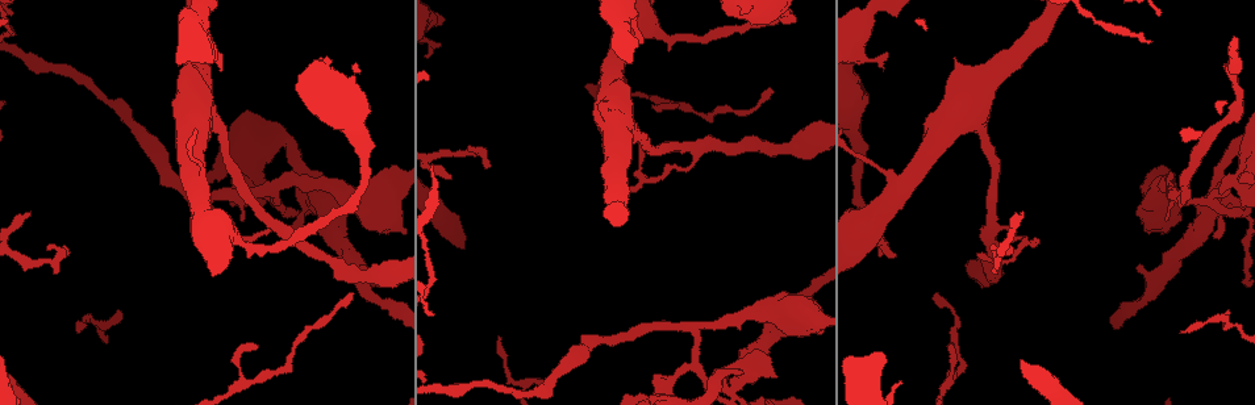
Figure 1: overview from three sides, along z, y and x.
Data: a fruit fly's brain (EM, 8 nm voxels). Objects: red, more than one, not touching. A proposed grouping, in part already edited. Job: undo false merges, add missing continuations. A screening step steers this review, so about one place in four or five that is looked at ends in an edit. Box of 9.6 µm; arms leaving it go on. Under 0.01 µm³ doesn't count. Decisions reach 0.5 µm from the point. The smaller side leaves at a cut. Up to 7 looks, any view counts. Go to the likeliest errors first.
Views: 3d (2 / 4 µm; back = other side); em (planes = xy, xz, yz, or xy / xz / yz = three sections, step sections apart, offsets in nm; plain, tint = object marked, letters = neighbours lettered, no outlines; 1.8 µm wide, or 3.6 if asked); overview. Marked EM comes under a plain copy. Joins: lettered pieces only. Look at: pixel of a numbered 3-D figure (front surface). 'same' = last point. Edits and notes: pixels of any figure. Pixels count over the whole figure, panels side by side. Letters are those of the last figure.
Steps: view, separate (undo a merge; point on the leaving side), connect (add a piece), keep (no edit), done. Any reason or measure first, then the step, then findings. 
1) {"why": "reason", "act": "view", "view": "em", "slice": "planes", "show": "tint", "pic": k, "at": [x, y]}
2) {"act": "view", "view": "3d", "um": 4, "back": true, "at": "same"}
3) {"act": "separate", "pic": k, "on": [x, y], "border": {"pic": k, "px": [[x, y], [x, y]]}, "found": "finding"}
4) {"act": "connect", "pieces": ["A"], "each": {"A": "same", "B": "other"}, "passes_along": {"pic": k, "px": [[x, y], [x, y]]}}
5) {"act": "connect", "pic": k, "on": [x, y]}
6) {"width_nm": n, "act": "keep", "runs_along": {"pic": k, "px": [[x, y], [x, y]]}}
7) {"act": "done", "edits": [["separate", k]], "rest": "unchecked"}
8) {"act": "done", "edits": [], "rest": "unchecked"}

{"why": "an open end", "act": "view", "view": "3d", "um": 2, "pic": 1, "at": [888, 54]}

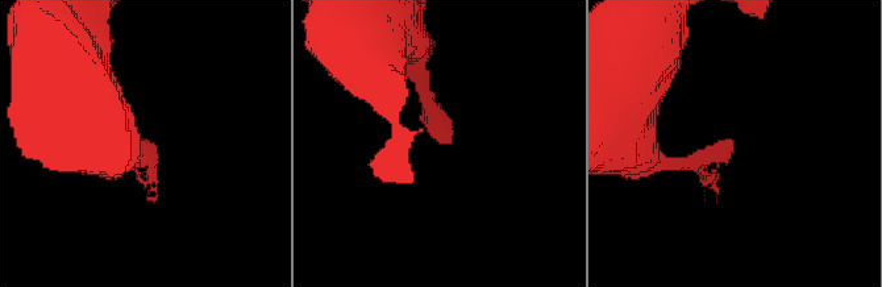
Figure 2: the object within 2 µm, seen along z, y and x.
{"why": "shape alone is not enough", "act": "view", "view": "em", "slice": "yz", "step": 4, "show": "tint", "pic": 2, "at": [733, 152]}

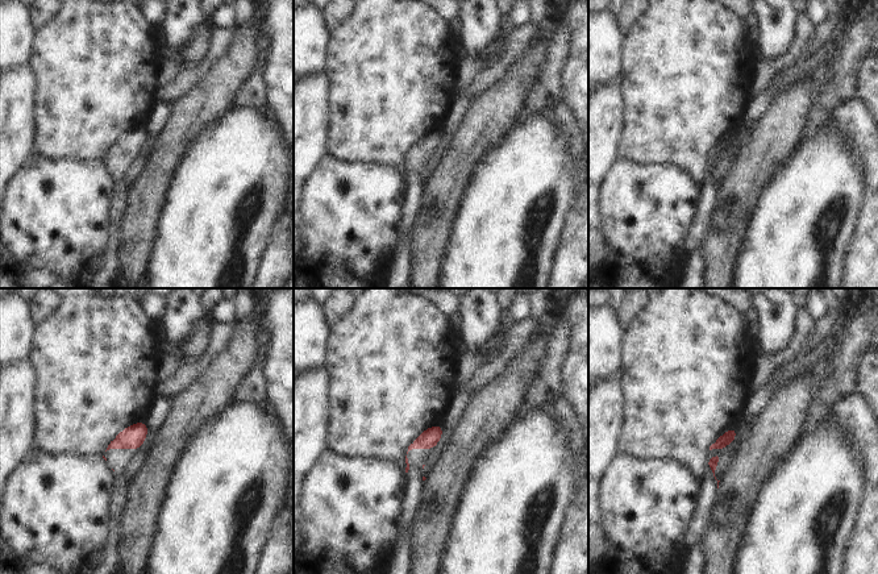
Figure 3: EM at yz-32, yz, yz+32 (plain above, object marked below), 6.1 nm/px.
{"why": "cut it another way", "act": "view", "view": "em", "slice": "planes", "show": "letters", "at": "same"}

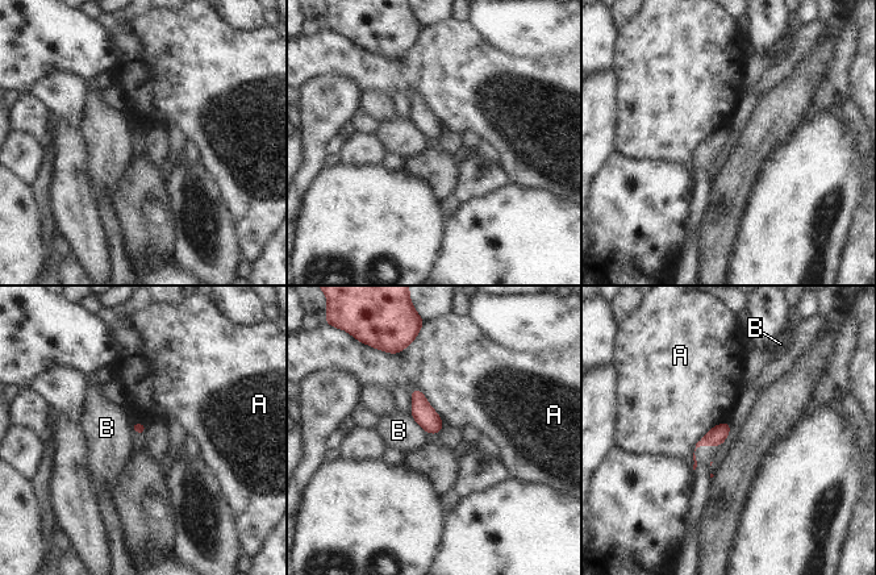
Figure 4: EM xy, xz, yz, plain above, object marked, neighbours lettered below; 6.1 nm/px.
{"act": "keep", "each": {"A": "other", "B": "other"}, "found": "none of them fits"}

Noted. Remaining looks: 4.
{"act": "view", "view": "em", "slice": "planes", "show": "tint", "pic": 1, "at": [694, 366]}

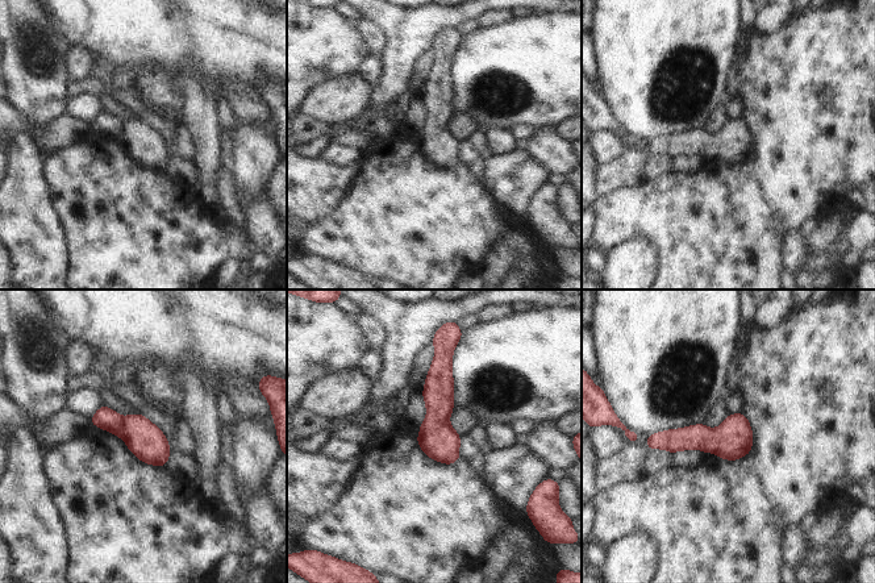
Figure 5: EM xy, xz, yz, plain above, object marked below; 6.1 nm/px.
{"act": "view", "view": "em", "slice": "planes", "show": "letters", "at": "same"}

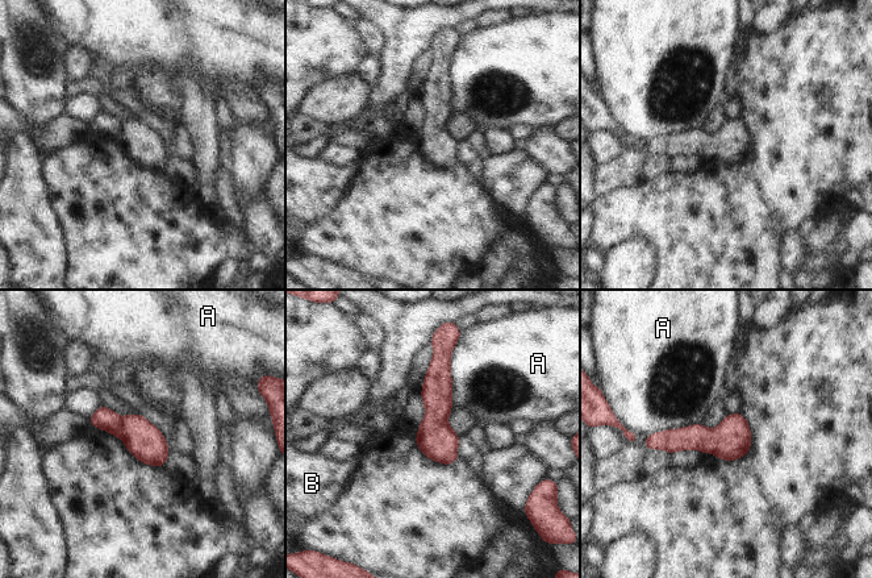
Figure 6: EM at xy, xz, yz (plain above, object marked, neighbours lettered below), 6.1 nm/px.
{"width_nm": 220, "act": "separate", "pic": 6, "on": [104, 419], "each": {"A": "other", "B": "other"}, "border": {"pic": 6, "px": [[122, 419], [119, 436]]}, "found": "a second neuron is stuck on"}

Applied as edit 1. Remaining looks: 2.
{"act": "view", "view": "overview"}

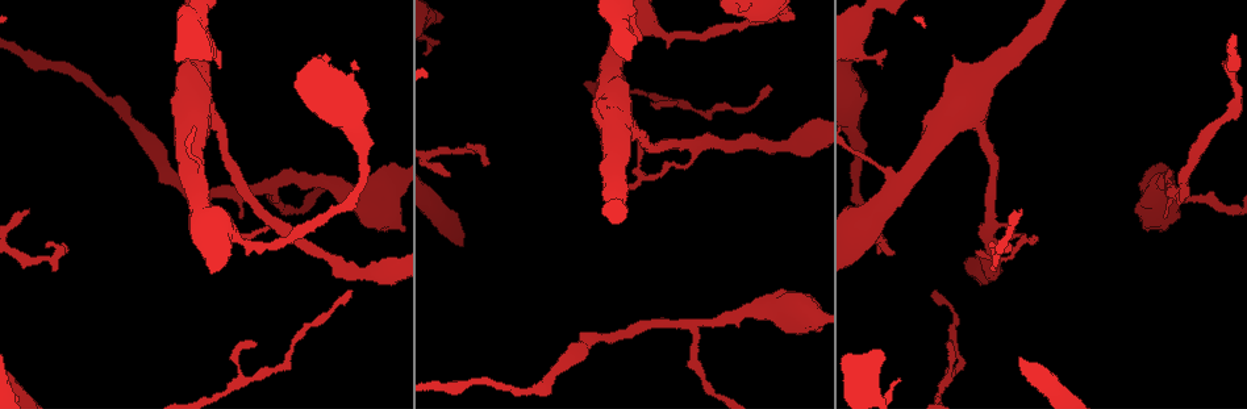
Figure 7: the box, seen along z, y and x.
{"why": "end of a long branch", "act": "view", "view": "em", "slice": "yz", "step": 16, "show": "letters", "pic": 7, "at": [935, 292]}

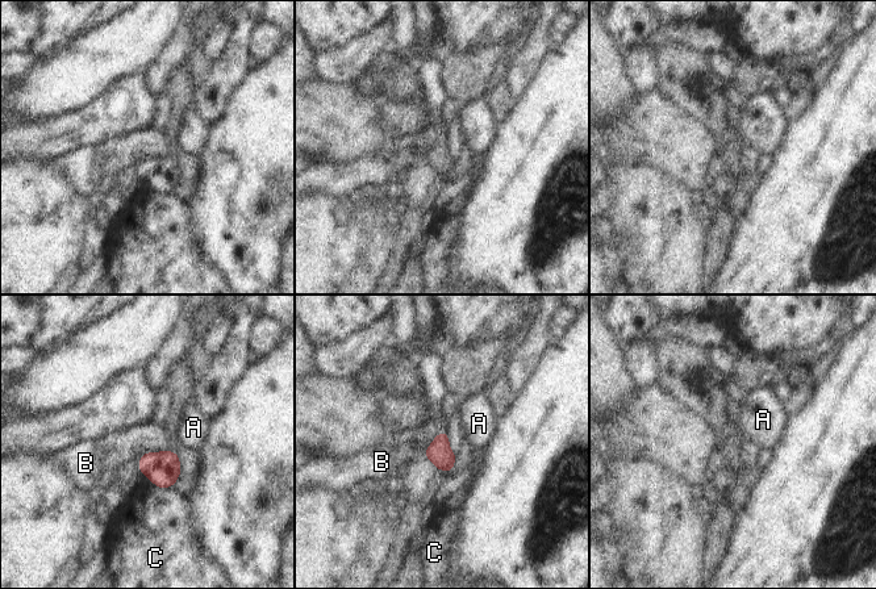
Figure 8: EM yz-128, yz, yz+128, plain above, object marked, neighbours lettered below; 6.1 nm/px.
{"width_nm": 70, "act": "keep", "each": {"A": "other", "B": "other", "C": "other"}, "border": {"pic": 8, "px": [[175, 451], [145, 452], [138, 463]]}, "found": "none of them fits"}

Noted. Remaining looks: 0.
{"act": "done", "edits": [["separate", 6]], "rest": "unchecked"}

